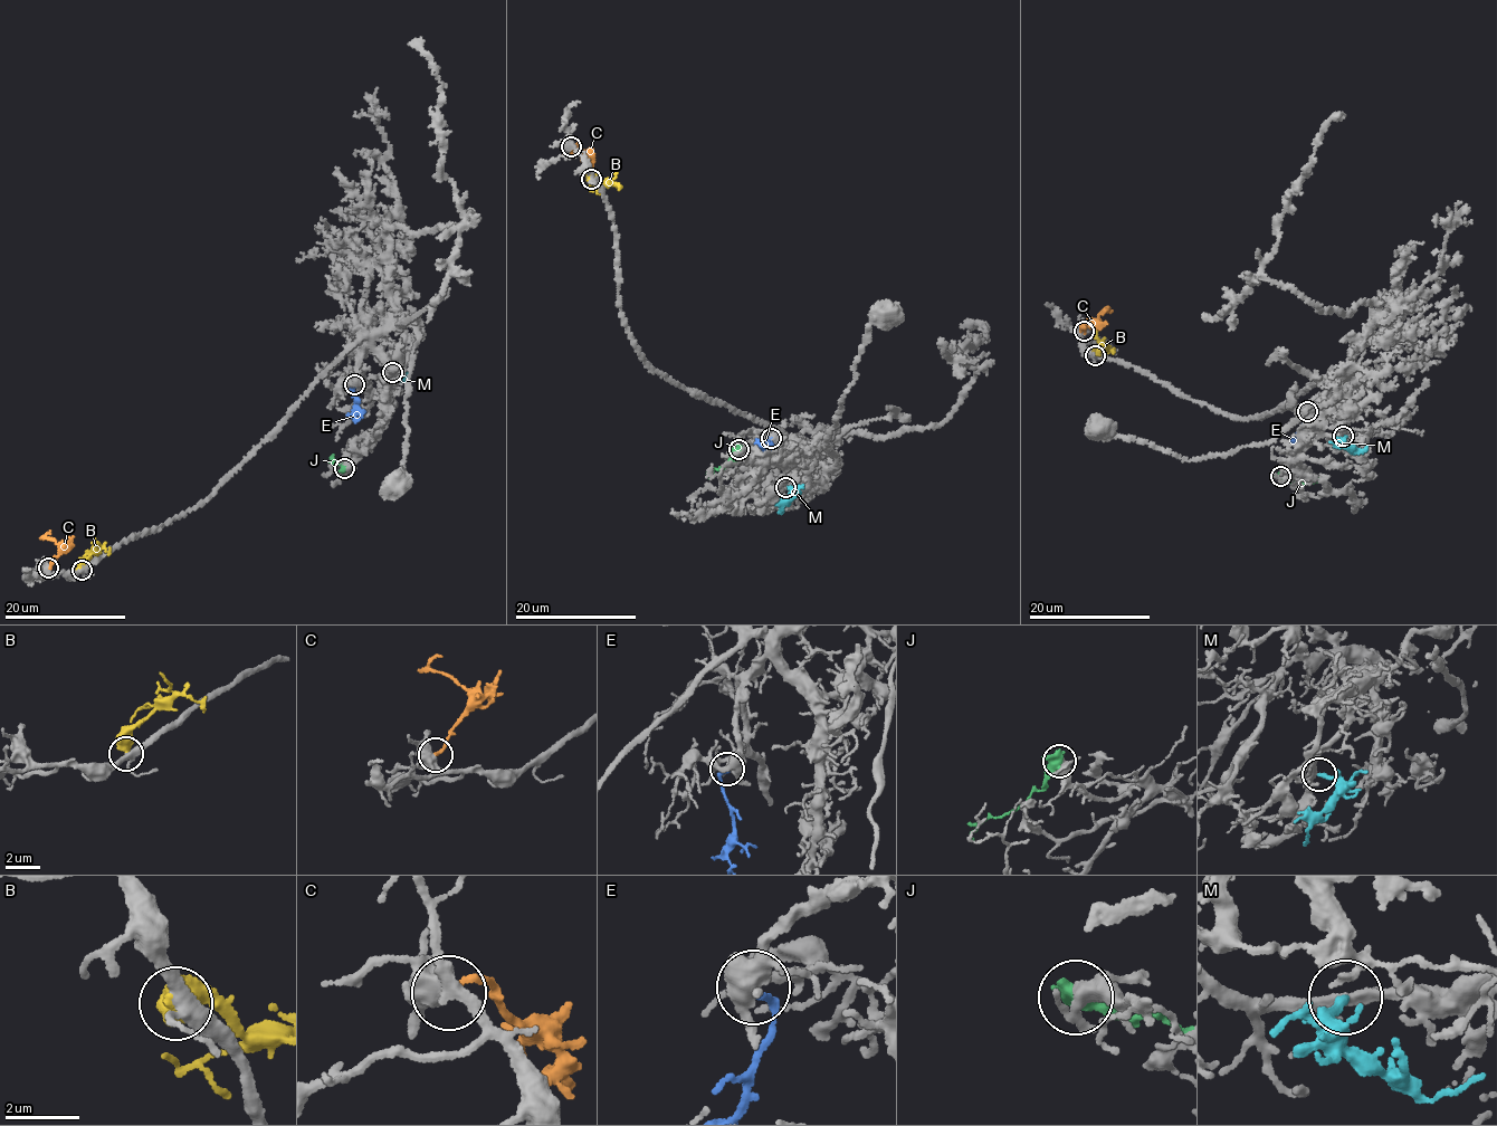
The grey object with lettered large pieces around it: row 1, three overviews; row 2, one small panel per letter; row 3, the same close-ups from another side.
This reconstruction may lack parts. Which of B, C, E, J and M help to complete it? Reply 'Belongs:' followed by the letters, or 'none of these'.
Belongs: M

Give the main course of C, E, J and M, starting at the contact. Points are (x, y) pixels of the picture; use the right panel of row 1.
C: (1084, 330), (1106, 309), (1111, 309)
E: (1307, 411), (1310, 420), (1294, 444)
J: (1280, 476), (1313, 482), (1325, 478)
M: (1344, 435), (1342, 440), (1356, 451), (1366, 447)

